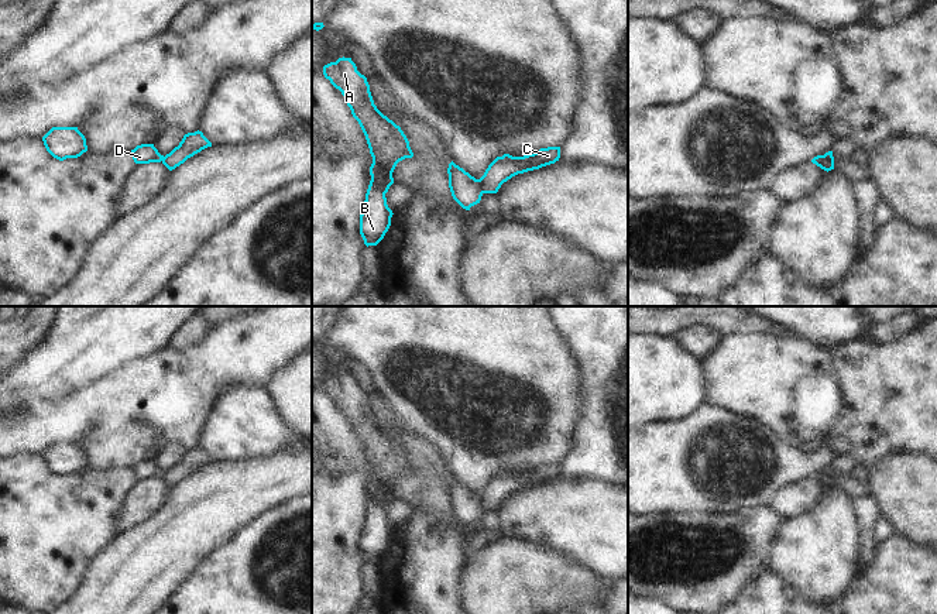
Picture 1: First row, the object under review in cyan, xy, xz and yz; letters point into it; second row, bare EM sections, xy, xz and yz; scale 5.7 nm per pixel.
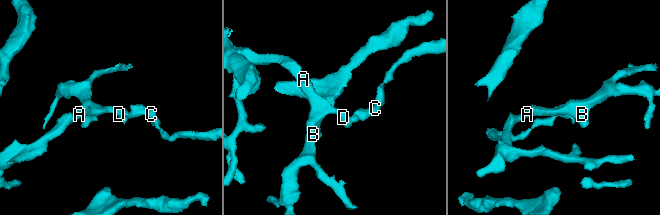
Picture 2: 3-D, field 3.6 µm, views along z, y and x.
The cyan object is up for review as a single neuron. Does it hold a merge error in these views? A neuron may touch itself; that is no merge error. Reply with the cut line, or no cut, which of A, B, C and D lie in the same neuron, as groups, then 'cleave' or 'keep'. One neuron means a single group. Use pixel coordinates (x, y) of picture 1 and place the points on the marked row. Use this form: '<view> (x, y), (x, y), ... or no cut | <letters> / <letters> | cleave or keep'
xz (479, 179), (483, 192) | A B D / C | cleave

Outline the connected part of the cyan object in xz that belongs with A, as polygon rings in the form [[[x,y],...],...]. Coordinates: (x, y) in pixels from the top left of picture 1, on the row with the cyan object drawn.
[[[343,56],[325,65],[323,75],[344,96],[373,157],[371,181],[360,215],[360,234],[367,247],[377,246],[388,231],[394,215],[385,198],[394,183],[392,172],[399,161],[412,158],[413,152],[401,127],[374,104],[367,78],[357,71],[351,58]]]

